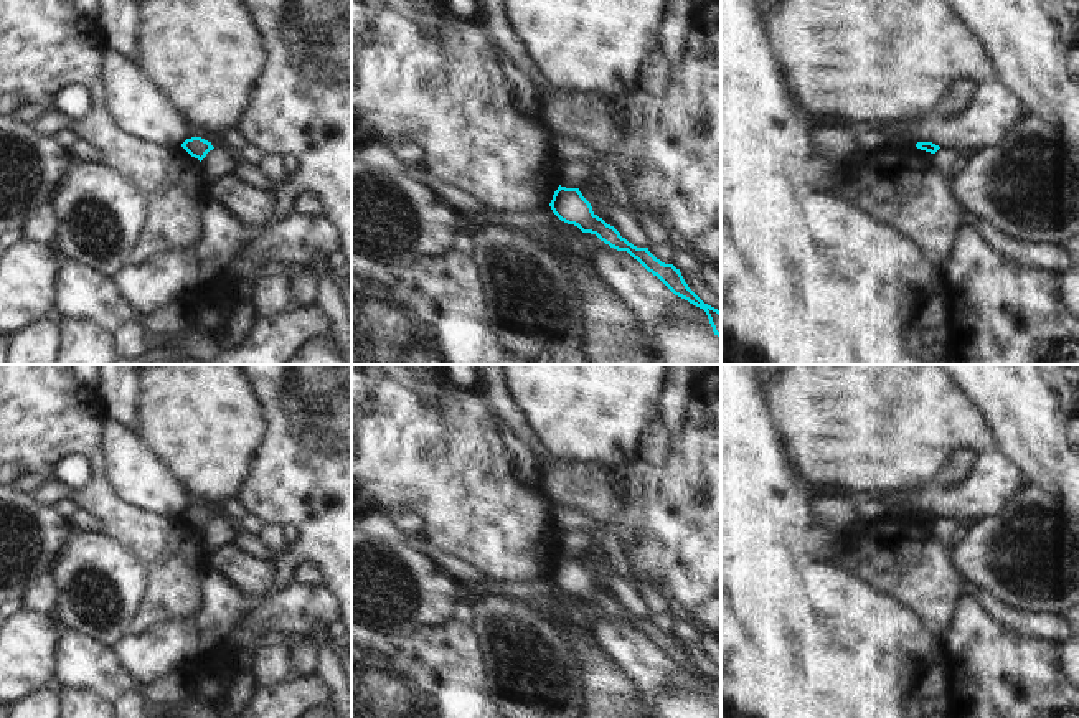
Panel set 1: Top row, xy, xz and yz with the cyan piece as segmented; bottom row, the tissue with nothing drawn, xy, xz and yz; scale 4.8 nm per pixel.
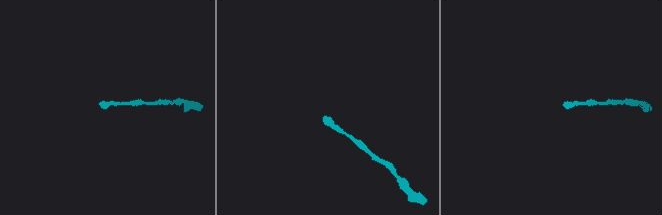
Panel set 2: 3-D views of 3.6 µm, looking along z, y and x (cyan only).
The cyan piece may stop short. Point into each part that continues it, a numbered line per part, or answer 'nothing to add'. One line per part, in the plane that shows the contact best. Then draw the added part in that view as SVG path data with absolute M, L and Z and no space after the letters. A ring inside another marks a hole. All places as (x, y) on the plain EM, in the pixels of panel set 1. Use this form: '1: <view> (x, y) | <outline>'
nothing to add

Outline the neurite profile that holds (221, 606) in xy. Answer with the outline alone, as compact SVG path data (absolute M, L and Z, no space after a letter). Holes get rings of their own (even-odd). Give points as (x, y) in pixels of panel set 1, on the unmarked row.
M206 571L200 584L200 611L196 614L196 632L200 642L210 649L228 637L239 621L259 604L261 599L244 598L221 574Z

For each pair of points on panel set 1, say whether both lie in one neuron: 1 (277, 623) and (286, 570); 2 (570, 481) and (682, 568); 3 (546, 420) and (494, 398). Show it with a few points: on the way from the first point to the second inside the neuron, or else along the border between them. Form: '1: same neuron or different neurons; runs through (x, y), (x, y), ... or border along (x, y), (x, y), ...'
1: different neurons; border along (292, 581), (276, 591)
2: same neuron; runs through (598, 491), (606, 492), (654, 540)
3: different neurons; border along (504, 382), (508, 396), (541, 443)

